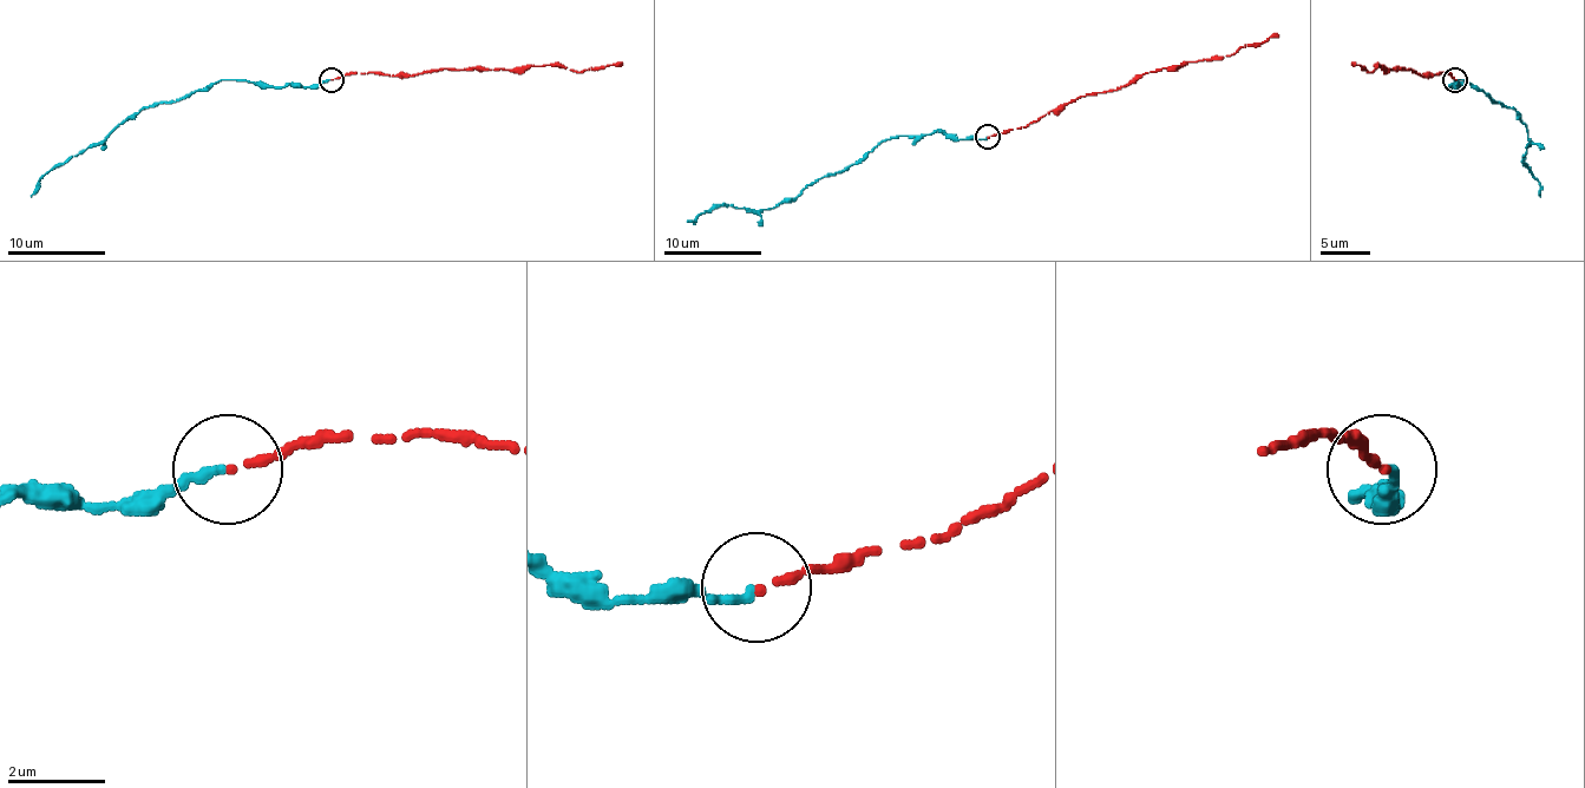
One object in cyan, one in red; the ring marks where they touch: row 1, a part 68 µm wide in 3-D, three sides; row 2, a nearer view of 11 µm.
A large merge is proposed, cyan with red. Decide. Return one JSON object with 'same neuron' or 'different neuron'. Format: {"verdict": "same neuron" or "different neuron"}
{"verdict": "same neuron"}

